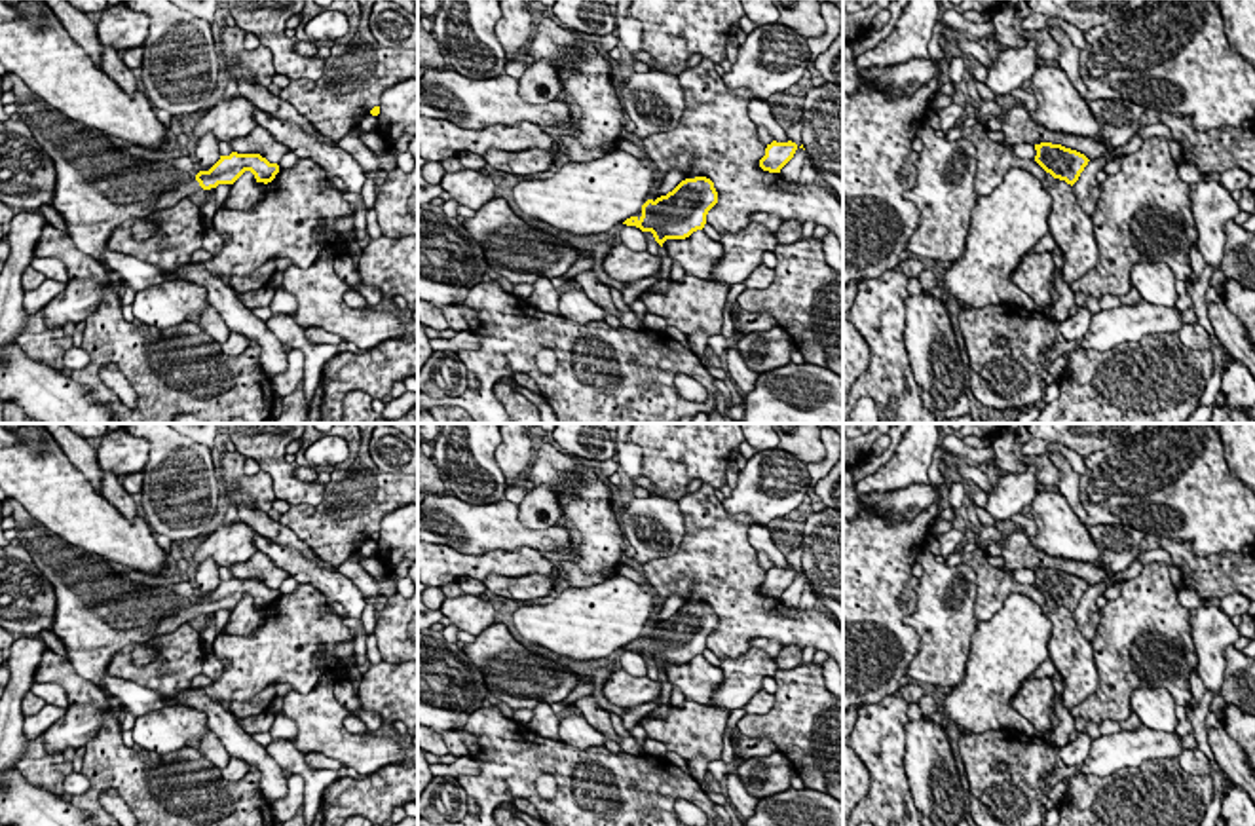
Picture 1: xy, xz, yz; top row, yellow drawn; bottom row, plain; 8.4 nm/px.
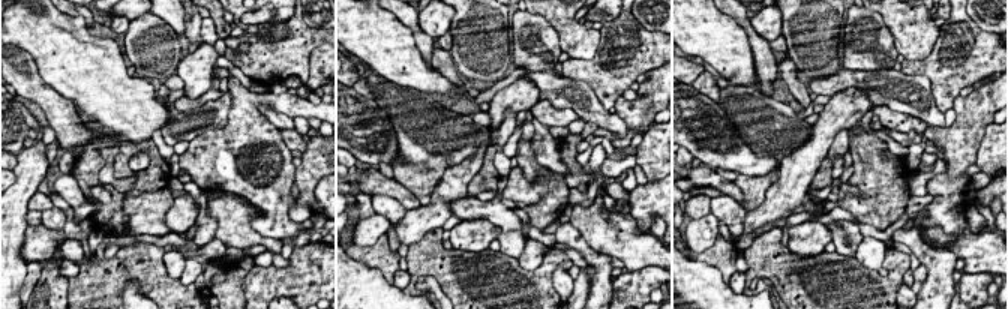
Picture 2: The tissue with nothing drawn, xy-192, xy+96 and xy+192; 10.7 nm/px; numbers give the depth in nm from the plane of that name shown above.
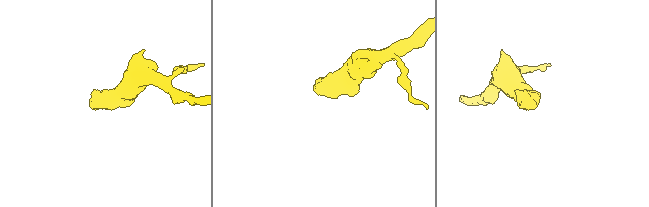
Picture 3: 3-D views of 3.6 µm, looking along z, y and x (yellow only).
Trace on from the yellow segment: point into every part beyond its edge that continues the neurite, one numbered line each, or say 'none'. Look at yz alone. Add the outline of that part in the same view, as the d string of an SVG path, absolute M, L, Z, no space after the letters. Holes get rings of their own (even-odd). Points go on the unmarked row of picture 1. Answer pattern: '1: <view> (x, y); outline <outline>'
none

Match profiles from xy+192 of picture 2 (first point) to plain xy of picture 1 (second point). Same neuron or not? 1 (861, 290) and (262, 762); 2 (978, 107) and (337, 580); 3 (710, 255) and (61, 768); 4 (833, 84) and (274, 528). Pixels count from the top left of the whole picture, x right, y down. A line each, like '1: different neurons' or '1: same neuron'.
1: different neurons
2: different neurons
3: same neuron
4: different neurons

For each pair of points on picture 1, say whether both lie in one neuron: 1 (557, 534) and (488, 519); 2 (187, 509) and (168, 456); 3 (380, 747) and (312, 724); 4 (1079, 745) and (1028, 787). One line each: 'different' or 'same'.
1: same
2: same
3: same
4: different

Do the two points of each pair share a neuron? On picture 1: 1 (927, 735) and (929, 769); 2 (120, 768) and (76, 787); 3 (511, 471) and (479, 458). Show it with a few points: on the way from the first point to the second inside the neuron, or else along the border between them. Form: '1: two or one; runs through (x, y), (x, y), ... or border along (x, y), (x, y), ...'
1: one; runs through (927, 743), (929, 762)
2: two; border along (82, 771), (90, 787), (69, 798)
3: two; border along (498, 443), (496, 464), (507, 487)

